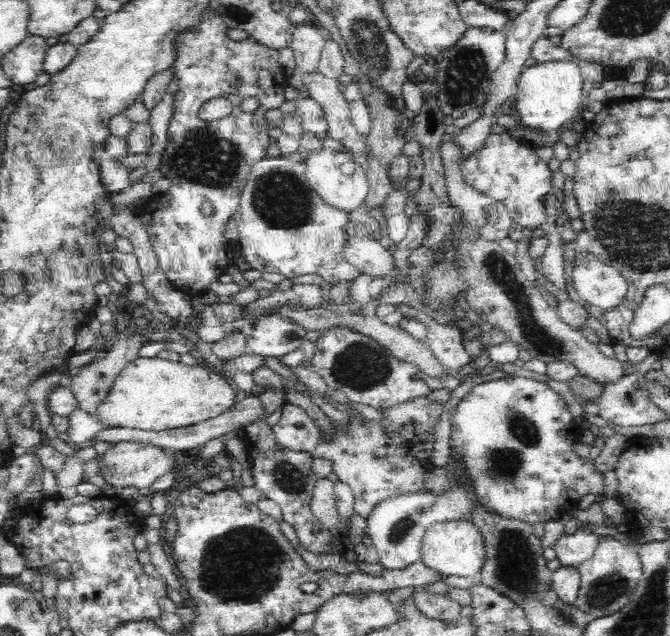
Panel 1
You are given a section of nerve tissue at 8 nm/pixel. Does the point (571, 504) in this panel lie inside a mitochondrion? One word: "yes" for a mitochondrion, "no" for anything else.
no

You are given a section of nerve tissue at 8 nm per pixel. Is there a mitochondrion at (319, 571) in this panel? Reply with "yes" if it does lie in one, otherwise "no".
no

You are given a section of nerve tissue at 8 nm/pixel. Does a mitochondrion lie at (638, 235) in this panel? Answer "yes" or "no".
yes

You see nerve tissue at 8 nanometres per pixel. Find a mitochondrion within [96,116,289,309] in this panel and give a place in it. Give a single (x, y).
(203, 157)

